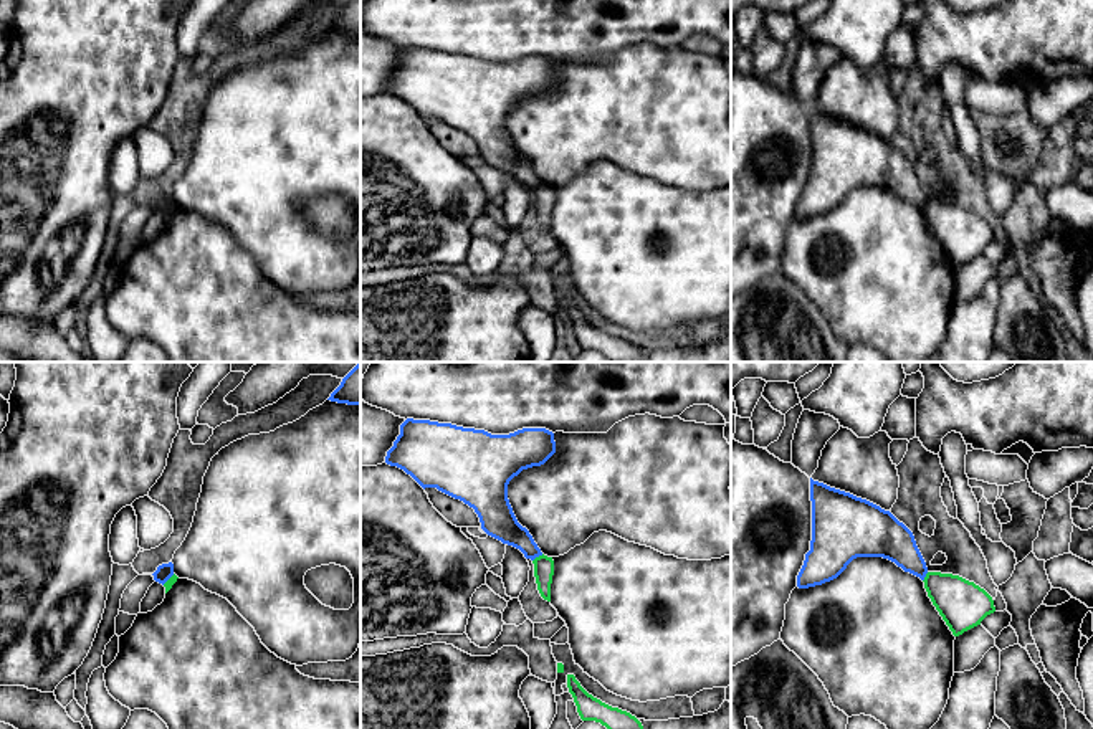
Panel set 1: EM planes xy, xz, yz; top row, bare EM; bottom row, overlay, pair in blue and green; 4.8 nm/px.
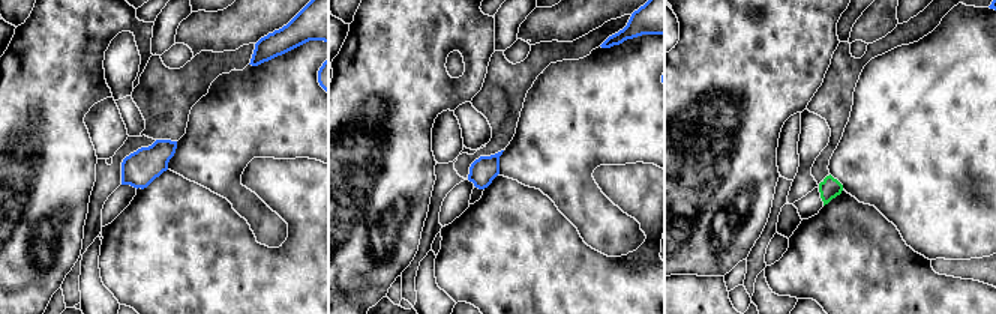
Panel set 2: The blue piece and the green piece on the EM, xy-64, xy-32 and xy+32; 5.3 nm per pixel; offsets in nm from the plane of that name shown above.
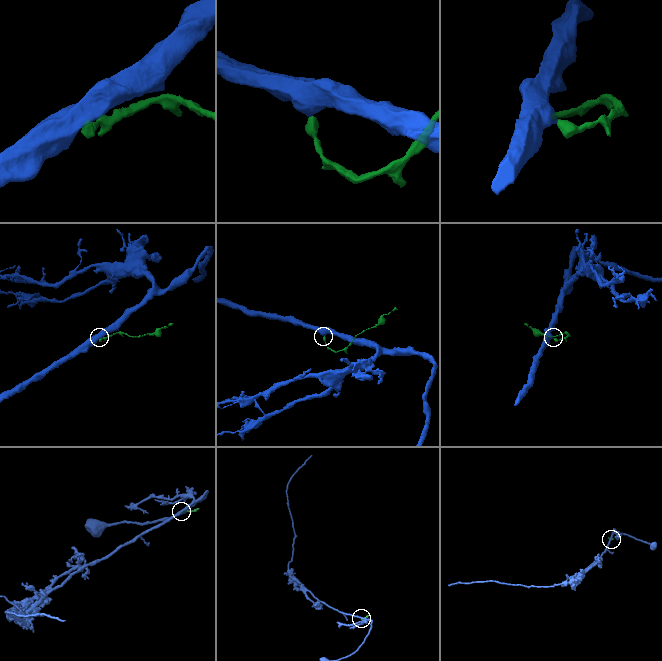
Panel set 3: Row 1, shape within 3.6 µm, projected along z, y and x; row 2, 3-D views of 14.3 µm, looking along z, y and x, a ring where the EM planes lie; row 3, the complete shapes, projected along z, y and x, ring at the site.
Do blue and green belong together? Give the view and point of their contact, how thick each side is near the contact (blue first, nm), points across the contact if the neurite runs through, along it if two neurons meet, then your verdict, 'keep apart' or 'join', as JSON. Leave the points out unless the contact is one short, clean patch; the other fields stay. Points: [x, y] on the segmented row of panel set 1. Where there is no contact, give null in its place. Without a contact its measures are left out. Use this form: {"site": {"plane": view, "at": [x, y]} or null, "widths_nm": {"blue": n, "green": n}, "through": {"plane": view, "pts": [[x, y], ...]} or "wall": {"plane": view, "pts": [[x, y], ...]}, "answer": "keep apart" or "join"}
{"site": {"plane": "xz", "at": [538, 556]}, "widths_nm": {"blue": 160, "green": 100}, "wall": {"plane": "xz", "pts": [[543, 554], [533, 561]]}, "answer": "keep apart"}

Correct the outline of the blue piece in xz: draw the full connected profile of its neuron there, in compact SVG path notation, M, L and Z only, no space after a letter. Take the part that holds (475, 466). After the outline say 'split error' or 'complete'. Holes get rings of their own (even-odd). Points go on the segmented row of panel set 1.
M407 418L385 463L403 469L423 489L437 488L463 501L475 509L488 536L534 560L542 552L518 522L508 499L508 484L523 469L544 465L554 453L554 433L546 428L491 435L451 423Z; complete

